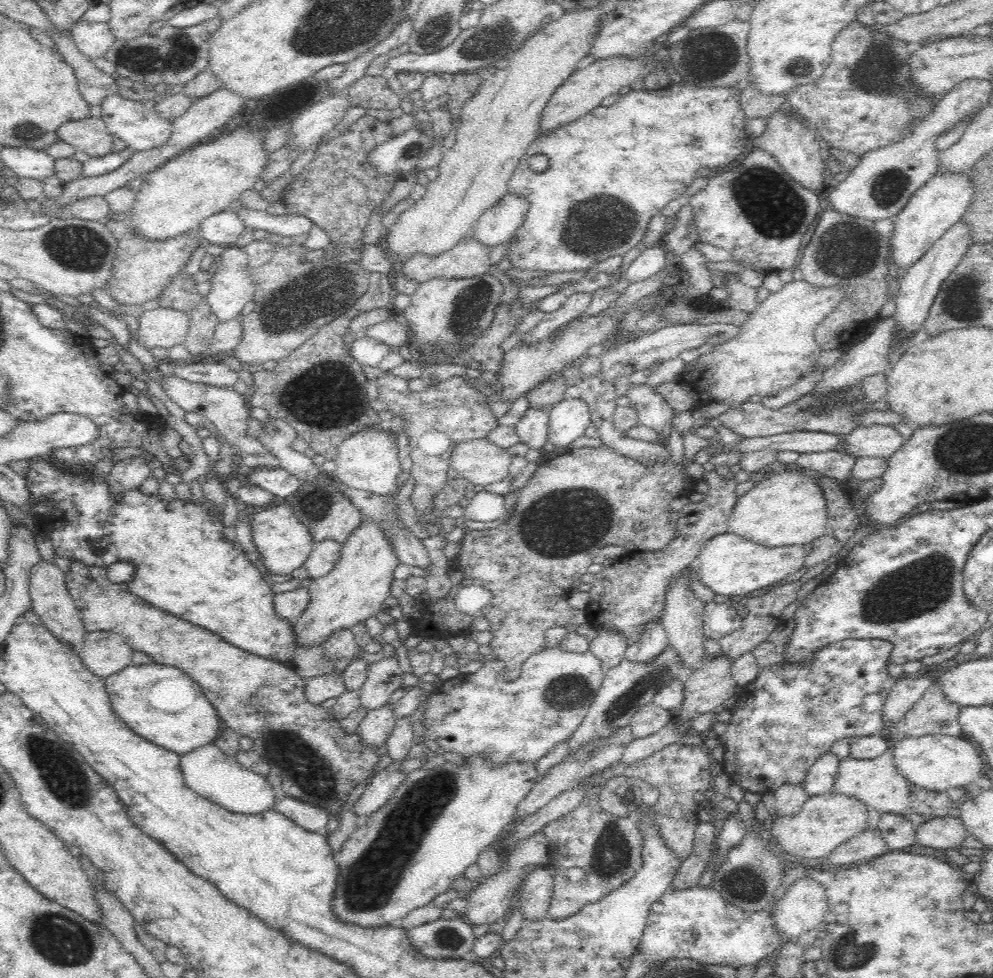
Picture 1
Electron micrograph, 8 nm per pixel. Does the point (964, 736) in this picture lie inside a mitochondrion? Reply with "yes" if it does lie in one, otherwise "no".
no

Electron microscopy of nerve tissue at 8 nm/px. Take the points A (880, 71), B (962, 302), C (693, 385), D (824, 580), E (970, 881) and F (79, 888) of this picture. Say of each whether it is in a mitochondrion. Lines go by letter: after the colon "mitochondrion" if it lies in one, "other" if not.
A: mitochondrion
B: mitochondrion
C: other
D: other
E: other
F: other

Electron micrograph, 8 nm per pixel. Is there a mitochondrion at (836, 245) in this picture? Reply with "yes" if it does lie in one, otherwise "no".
yes

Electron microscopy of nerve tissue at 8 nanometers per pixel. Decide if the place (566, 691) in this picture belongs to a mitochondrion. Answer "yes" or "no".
yes

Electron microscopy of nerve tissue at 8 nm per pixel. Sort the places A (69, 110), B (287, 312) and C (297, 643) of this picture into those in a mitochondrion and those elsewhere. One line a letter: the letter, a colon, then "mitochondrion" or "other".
A: other
B: mitochondrion
C: other

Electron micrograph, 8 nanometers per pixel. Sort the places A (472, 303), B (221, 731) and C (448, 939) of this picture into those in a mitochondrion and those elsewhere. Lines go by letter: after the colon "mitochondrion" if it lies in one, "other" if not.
A: mitochondrion
B: other
C: mitochondrion

